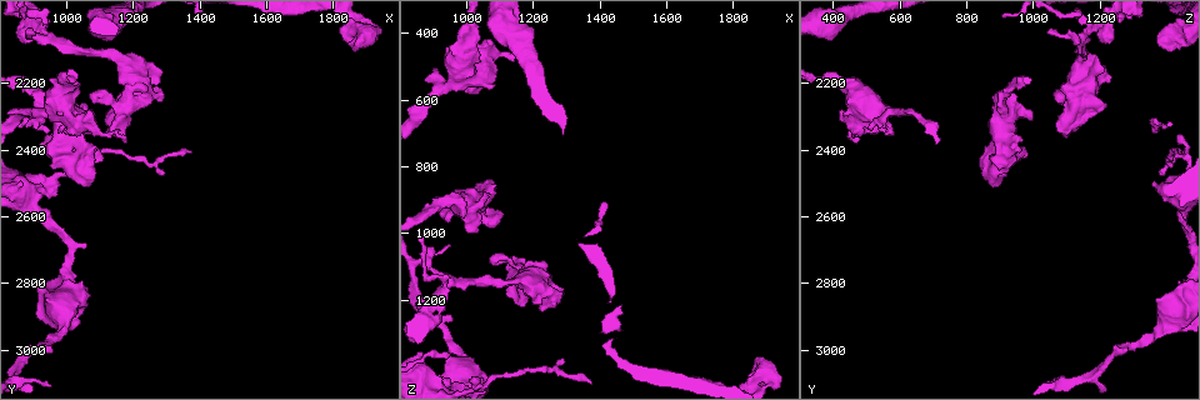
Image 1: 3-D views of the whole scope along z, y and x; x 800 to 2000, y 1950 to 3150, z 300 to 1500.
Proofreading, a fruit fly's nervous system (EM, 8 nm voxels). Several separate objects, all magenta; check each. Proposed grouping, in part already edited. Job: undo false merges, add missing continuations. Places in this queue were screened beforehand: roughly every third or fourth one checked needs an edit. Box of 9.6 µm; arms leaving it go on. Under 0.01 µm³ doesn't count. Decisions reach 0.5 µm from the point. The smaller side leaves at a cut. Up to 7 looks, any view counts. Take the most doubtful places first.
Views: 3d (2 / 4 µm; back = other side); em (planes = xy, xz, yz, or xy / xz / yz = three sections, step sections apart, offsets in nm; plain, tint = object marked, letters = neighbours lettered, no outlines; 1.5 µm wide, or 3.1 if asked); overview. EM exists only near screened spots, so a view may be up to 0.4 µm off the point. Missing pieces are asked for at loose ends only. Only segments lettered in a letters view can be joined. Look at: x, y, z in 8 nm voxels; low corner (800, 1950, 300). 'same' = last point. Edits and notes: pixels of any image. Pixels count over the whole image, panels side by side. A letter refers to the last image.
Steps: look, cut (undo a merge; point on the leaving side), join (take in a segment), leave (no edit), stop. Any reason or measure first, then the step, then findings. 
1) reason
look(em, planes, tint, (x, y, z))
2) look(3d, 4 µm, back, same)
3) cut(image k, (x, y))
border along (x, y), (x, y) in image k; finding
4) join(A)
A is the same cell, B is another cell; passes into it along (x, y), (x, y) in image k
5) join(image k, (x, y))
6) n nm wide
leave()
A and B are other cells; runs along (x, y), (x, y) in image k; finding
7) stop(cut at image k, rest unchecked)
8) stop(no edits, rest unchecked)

free end
look(em, planes, letters, (1070, 2290, 880))

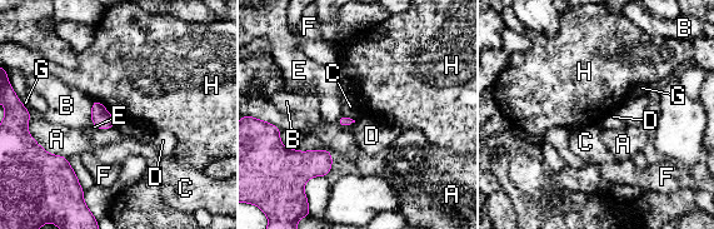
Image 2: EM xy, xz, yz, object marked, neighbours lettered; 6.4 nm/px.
leave()
A, B, C, D, E, F, G and H are other cells; border along (341, 114), (355, 120) in image 2; no lettered segment goes on from it

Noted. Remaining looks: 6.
an open end
look(3d, 4 µm, back, (1010, 2340, 480))

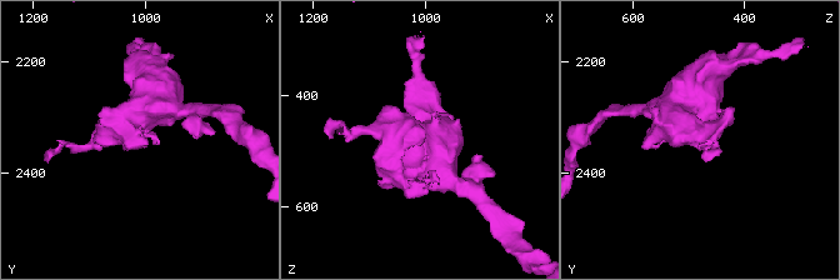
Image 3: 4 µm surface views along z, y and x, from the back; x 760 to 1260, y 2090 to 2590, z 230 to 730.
arms of 180, 700 nm; now the EM
look(em, planes, tint, (1005, 2345, 495))

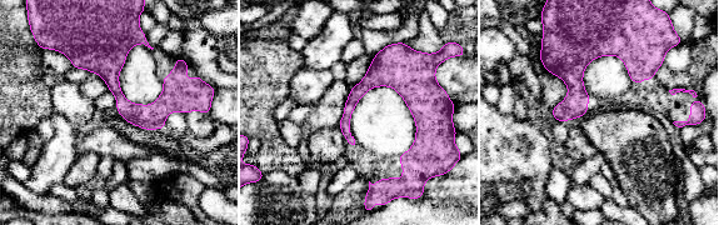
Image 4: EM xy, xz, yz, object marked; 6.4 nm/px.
see the neighbours
look(em, planes, letters, same)

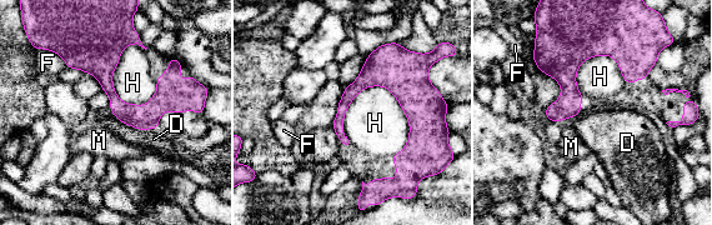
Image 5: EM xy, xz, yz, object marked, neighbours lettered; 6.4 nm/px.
join(image 5, (375, 123))
H is the same cell, D, F and M are other cells; the neuron continues

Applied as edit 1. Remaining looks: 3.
calibre changes
look(em, planes, plain, (1150, 2120, 1150))

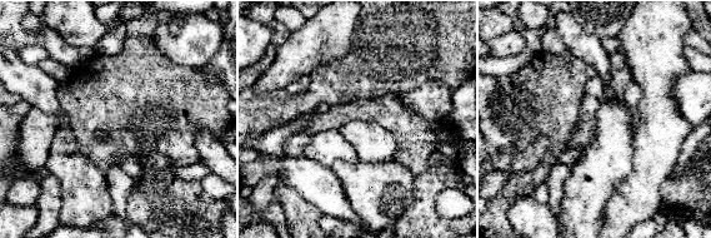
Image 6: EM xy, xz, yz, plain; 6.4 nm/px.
what lies round it
look(em, planes, letters, same)

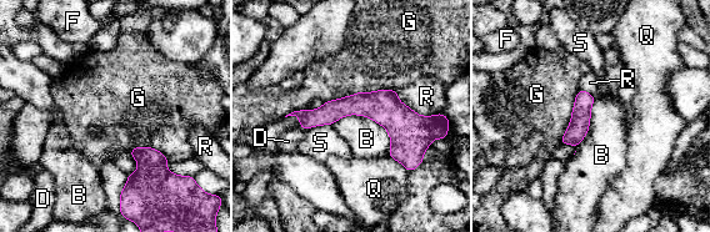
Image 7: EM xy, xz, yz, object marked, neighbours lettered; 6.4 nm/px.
leave()
B, D, F, G, Q, R and S are other cells; continuous, no second neuron

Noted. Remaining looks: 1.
stop(join at image 5, rest unchecked)

